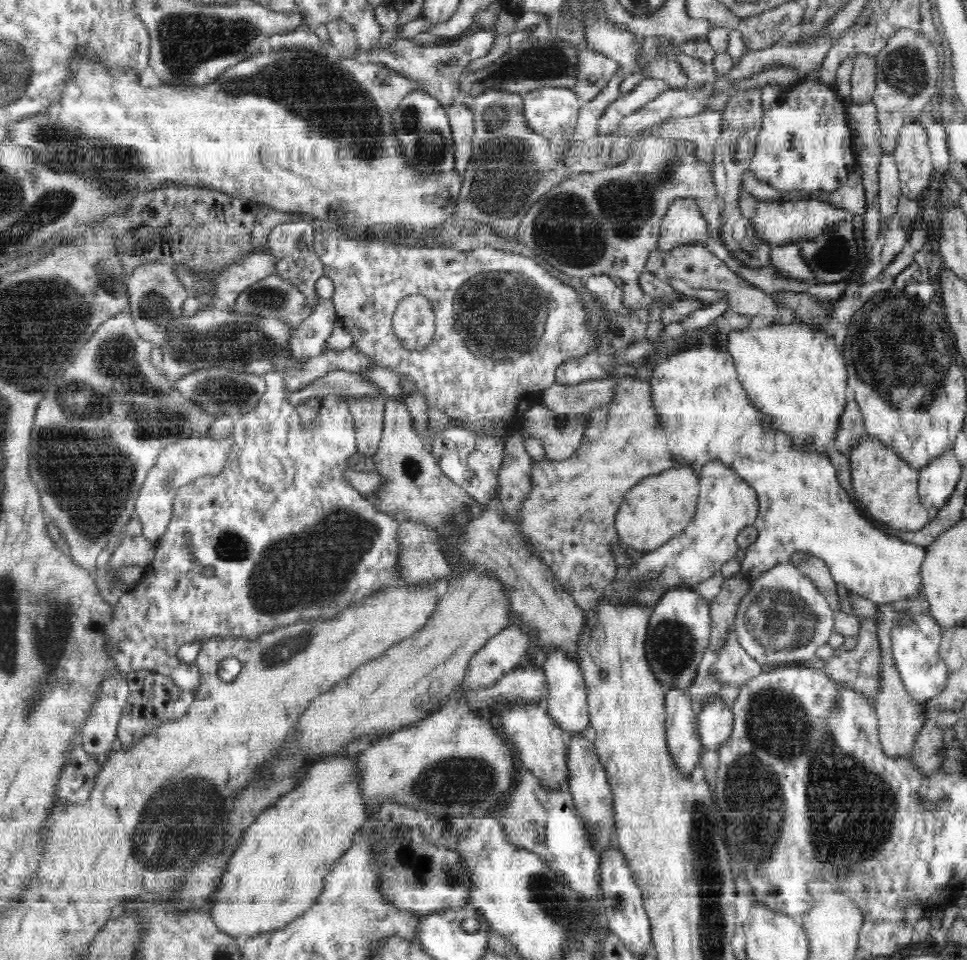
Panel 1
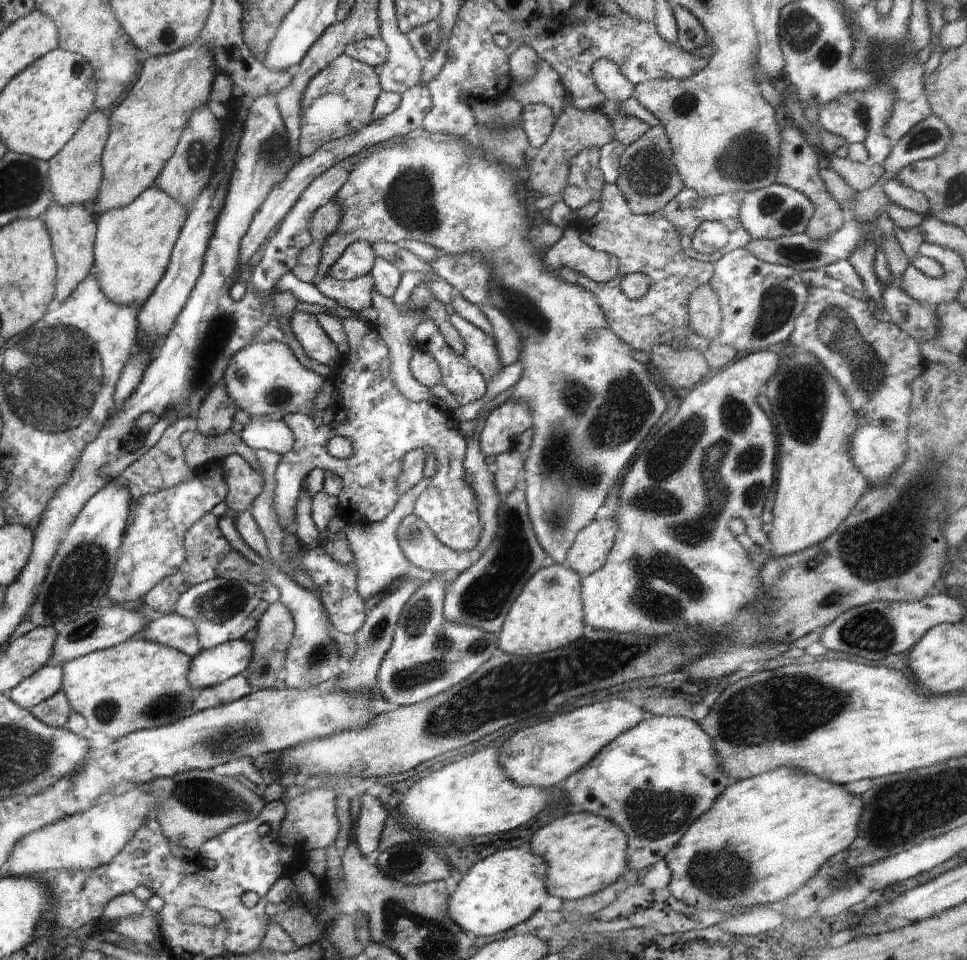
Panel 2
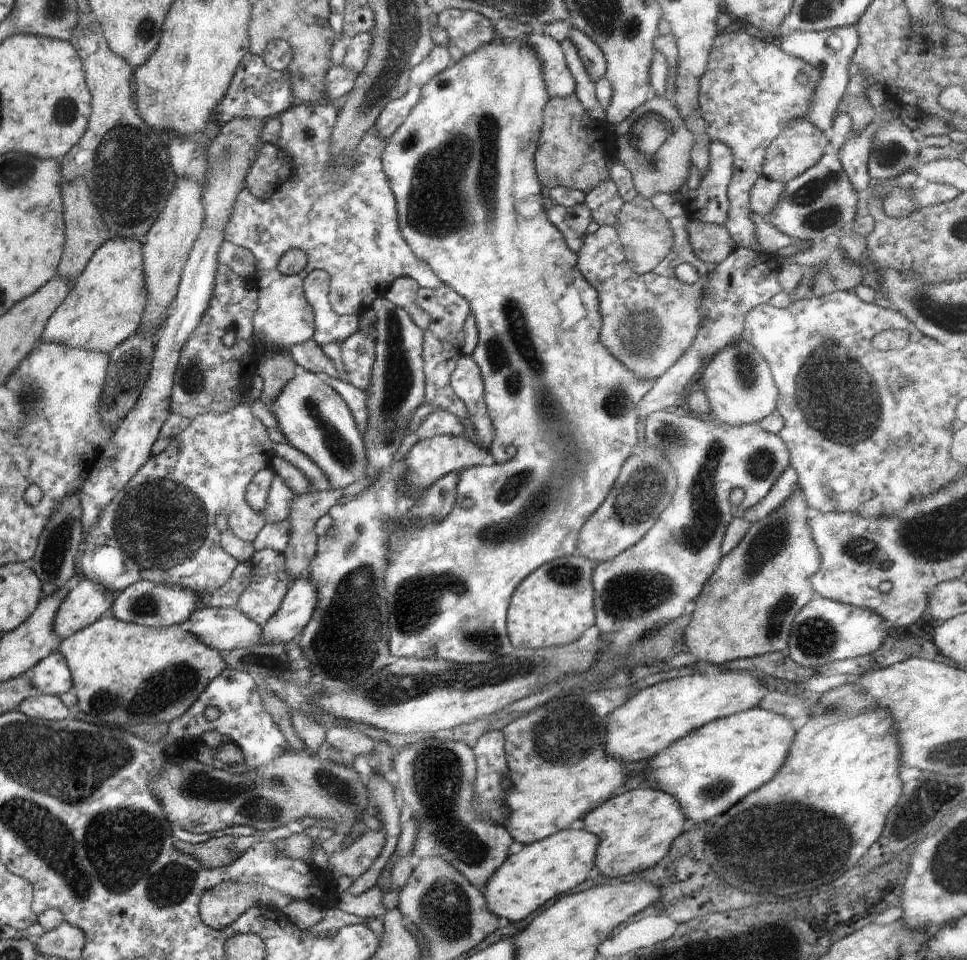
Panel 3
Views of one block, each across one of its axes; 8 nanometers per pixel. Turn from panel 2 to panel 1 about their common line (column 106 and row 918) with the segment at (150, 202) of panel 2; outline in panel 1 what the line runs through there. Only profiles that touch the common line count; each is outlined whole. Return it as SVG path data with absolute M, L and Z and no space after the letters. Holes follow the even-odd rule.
M329 757L310 764L306 773L303 774L302 782L296 785L290 793L283 794L274 805L270 805L266 810L263 810L251 826L243 832L243 837L239 840L239 845L235 852L232 853L231 860L227 864L226 872L222 876L222 885L215 890L210 905L206 909L212 921L216 924L216 927L226 935L234 937L234 939L244 937L244 940L248 940L264 935L270 932L270 930L280 930L281 928L288 927L294 919L298 919L301 915L304 915L304 911L308 911L313 906L313 903L316 902L318 896L320 896L325 876L330 872L334 863L341 856L344 856L344 853L353 844L355 834L367 820L366 814L368 811L362 798L362 780L356 782L356 778L354 778L354 760L352 758Z

